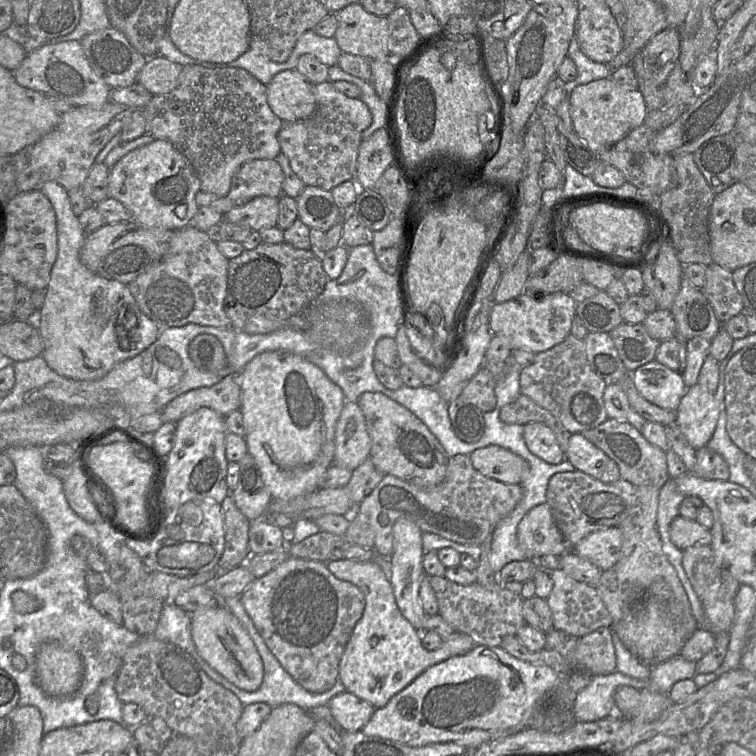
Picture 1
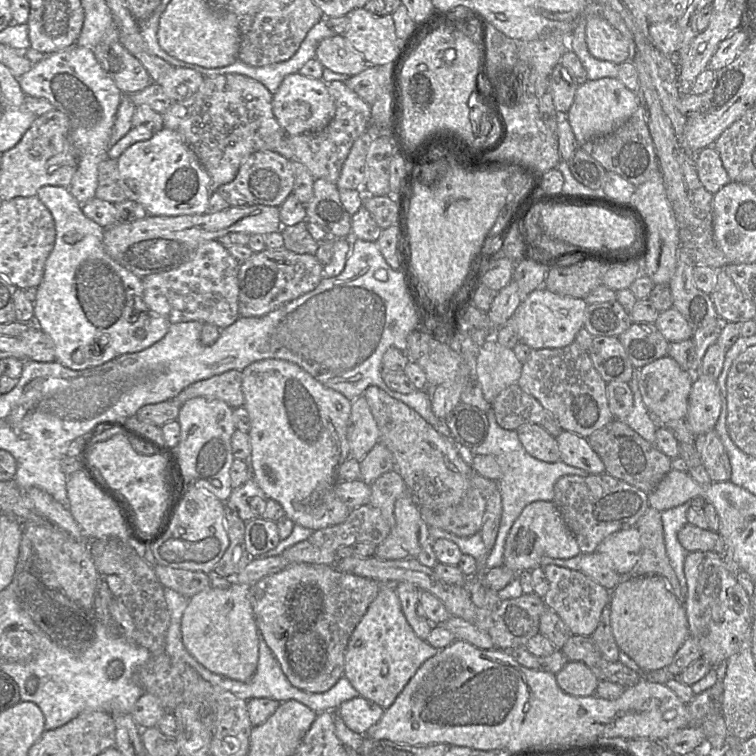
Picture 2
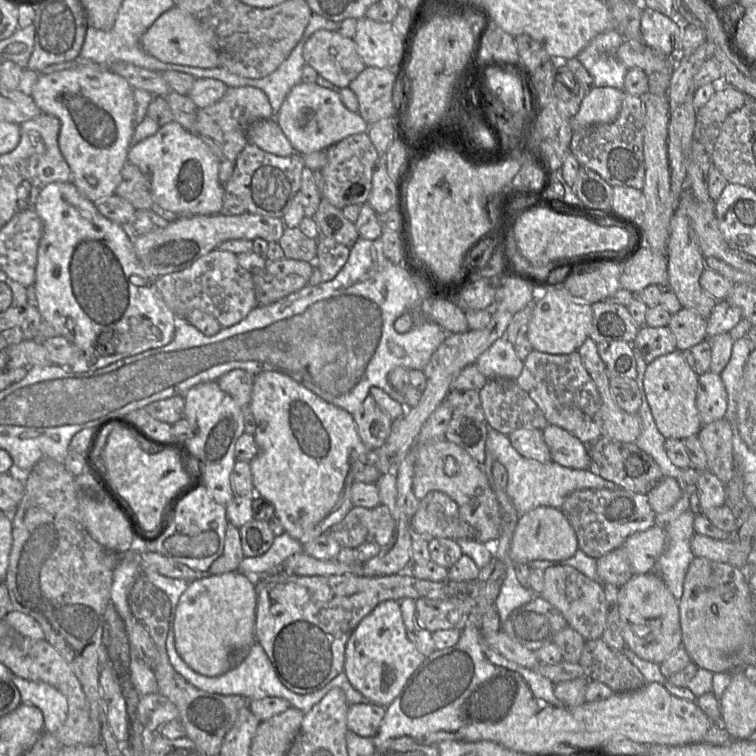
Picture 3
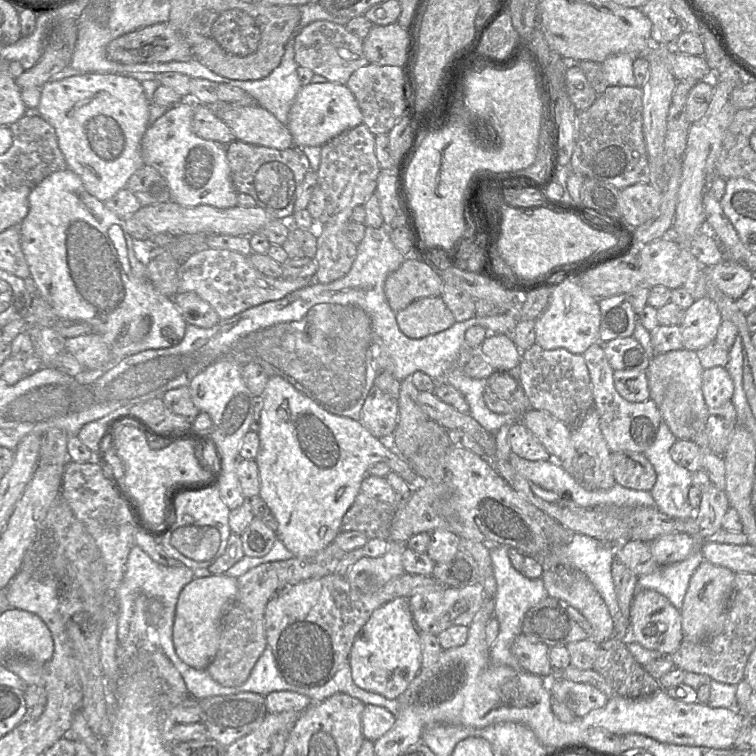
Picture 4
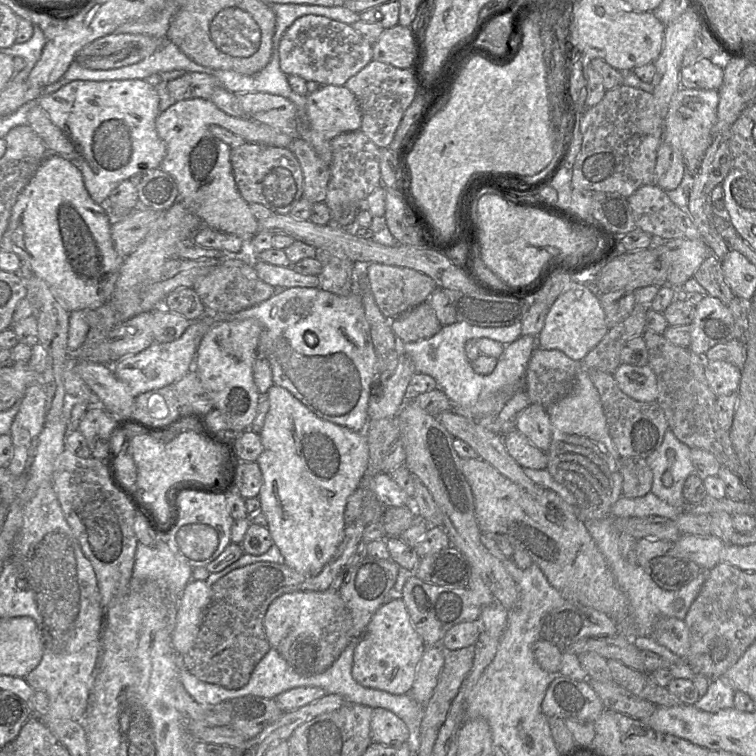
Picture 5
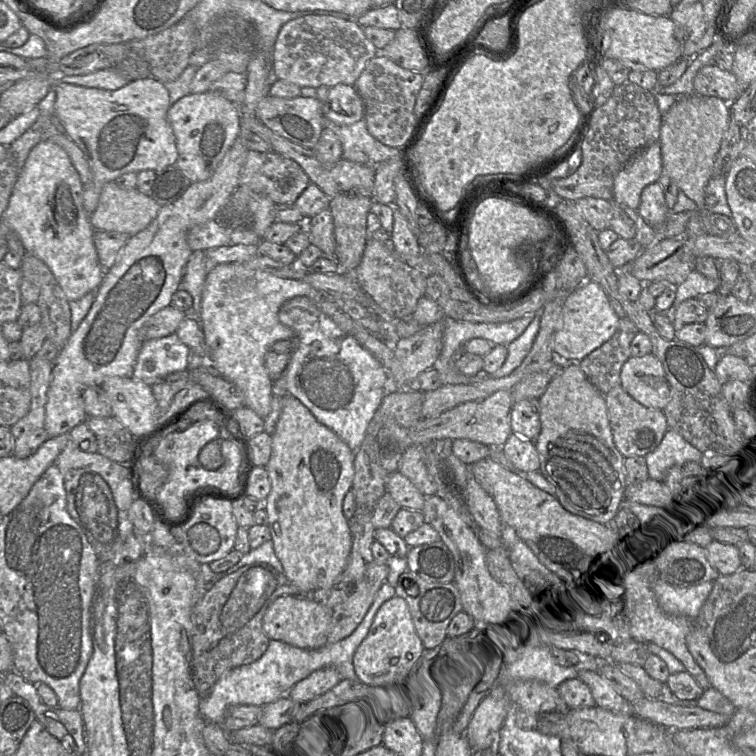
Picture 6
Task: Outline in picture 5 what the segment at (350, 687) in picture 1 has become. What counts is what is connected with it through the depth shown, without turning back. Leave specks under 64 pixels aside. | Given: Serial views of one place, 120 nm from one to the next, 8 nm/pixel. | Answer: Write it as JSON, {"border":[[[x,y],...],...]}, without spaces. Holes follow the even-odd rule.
{"border":[[[400,596],[379,607],[365,632],[356,641],[352,666],[352,676],[356,682],[395,695],[410,693],[427,645],[416,631]]]}

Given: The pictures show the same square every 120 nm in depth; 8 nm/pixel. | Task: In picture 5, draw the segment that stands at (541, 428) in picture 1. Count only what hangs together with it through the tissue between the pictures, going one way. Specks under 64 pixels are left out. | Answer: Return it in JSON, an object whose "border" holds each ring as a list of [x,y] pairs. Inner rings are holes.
{"border":[[[514,428],[502,436],[507,452],[521,467],[546,469],[546,453],[534,446],[525,435]]]}

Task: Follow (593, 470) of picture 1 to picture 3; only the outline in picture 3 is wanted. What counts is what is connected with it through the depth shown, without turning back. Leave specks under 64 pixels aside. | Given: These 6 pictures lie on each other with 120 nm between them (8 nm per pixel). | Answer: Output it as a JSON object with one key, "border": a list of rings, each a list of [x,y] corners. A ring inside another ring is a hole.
{"border":[[[549,424],[542,430],[552,461],[568,468],[591,469],[592,459],[588,445],[567,430]]]}

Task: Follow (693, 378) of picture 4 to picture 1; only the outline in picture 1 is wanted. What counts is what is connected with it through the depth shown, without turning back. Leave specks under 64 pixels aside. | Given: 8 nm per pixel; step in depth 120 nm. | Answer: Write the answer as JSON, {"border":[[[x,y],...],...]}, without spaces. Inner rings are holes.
{"border":[[[655,359],[635,369],[632,380],[647,401],[671,411],[676,411],[687,389],[681,374]]]}

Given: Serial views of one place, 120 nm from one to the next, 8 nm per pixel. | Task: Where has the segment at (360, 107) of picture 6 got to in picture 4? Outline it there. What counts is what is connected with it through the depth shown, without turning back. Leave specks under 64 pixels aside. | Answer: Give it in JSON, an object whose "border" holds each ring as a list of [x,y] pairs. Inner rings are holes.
{"border":[[[327,81],[324,84],[310,83],[302,86],[288,113],[287,128],[294,145],[320,146],[341,133],[363,124],[363,114],[352,92],[346,85]]]}

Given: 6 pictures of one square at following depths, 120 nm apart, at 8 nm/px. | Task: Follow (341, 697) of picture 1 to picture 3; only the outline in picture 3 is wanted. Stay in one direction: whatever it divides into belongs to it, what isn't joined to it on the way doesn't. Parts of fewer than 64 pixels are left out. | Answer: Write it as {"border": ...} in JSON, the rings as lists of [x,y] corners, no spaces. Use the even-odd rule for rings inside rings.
{"border":[[[374,703],[351,704],[347,713],[347,726],[362,737],[373,738],[386,714],[386,707]]]}

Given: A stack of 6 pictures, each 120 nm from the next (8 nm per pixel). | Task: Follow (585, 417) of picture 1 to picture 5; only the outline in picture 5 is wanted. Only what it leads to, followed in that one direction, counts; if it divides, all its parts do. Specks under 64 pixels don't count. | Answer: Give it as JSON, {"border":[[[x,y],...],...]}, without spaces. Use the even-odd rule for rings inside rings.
{"border":[[[537,346],[524,376],[524,389],[531,404],[548,408],[567,396],[580,368],[581,362],[572,360],[560,350],[545,350]]]}

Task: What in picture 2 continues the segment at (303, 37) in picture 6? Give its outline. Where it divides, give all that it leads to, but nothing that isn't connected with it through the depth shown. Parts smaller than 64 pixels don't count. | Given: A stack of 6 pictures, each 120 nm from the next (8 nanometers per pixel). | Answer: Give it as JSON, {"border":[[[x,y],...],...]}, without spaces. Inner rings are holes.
{"border":[[[335,34],[323,39],[317,46],[315,57],[325,68],[335,73],[354,76],[369,65],[351,49],[343,35]]]}

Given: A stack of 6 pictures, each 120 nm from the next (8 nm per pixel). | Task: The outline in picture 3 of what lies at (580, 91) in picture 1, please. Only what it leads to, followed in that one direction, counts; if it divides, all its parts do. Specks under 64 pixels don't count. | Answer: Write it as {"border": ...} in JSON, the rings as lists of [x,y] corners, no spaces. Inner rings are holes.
{"border":[[[592,87],[583,98],[578,112],[571,117],[574,129],[593,124],[612,123],[619,115],[624,90],[613,87]]]}

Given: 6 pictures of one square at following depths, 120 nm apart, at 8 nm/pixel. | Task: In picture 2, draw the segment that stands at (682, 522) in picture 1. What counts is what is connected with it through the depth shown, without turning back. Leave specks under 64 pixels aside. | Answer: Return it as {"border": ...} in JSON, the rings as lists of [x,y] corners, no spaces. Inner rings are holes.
{"border":[[[691,523],[685,524],[678,532],[679,543],[687,552],[713,551],[722,555],[726,545],[718,532],[699,528]]]}

